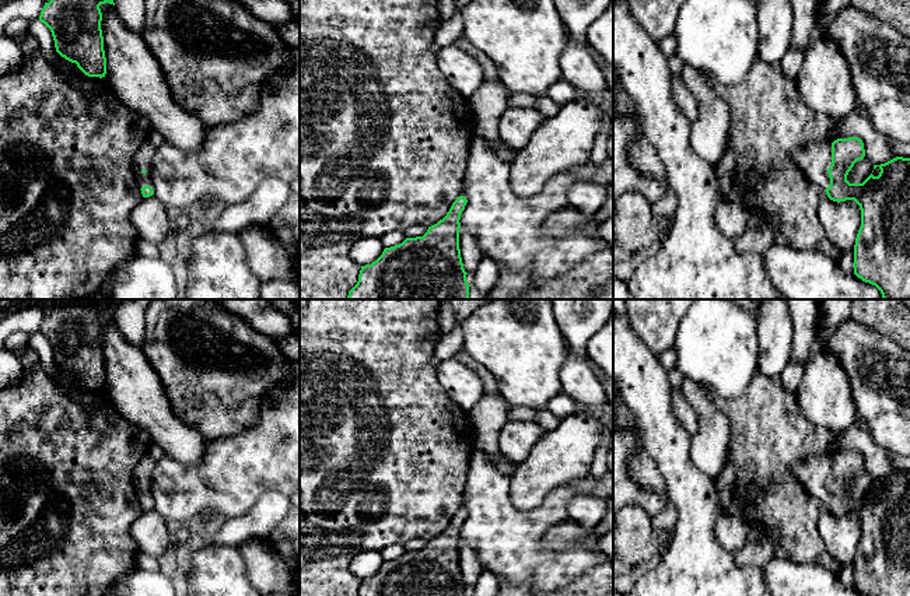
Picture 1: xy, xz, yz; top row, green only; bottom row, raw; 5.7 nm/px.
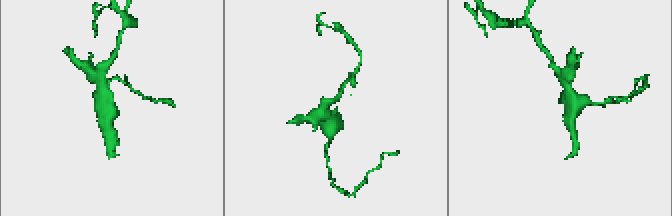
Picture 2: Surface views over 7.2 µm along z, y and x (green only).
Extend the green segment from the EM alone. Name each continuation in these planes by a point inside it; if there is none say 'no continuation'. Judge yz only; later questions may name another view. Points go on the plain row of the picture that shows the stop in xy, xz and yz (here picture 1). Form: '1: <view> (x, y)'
1: yz (815, 472)

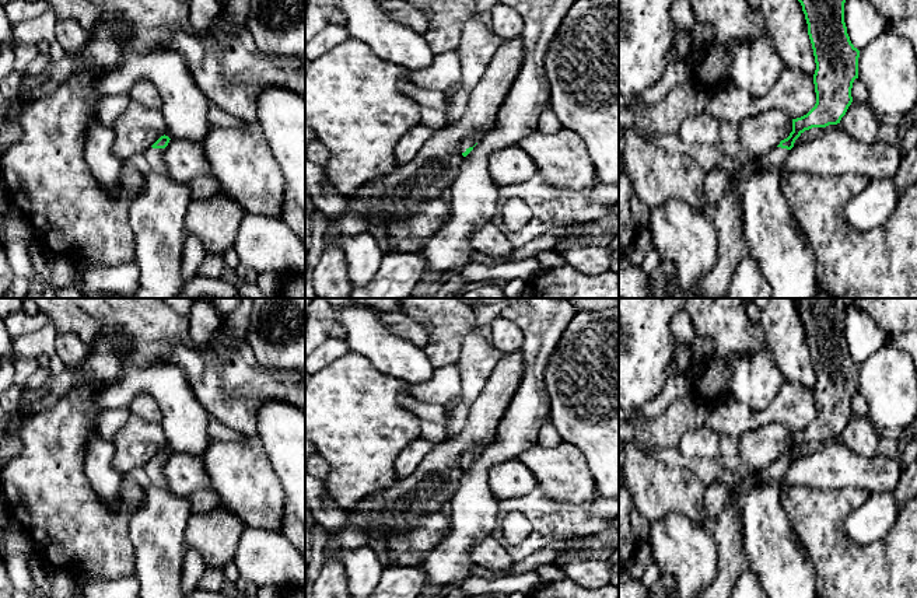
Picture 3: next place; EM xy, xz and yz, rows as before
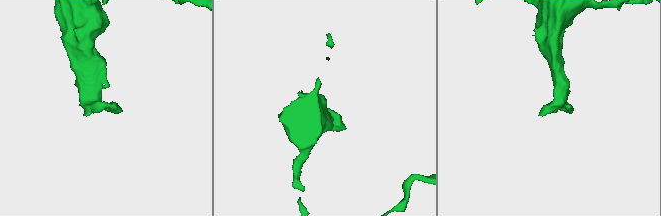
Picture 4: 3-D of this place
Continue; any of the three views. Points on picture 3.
1: xz (471, 454)

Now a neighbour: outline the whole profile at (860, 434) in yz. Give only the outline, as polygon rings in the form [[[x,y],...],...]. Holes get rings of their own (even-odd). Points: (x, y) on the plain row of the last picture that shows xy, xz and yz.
[[[853,415],[840,437],[844,445],[861,457],[874,458],[878,455],[879,436],[868,416]]]

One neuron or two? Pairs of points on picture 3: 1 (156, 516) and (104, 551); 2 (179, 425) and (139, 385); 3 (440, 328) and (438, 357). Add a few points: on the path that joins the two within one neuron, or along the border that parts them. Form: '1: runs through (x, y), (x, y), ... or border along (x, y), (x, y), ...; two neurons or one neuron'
1: border along (140, 503), (129, 523), (135, 566); two neurons
2: runs through (178, 412), (151, 385); one neuron
3: runs through (440, 335), (440, 350); one neuron

